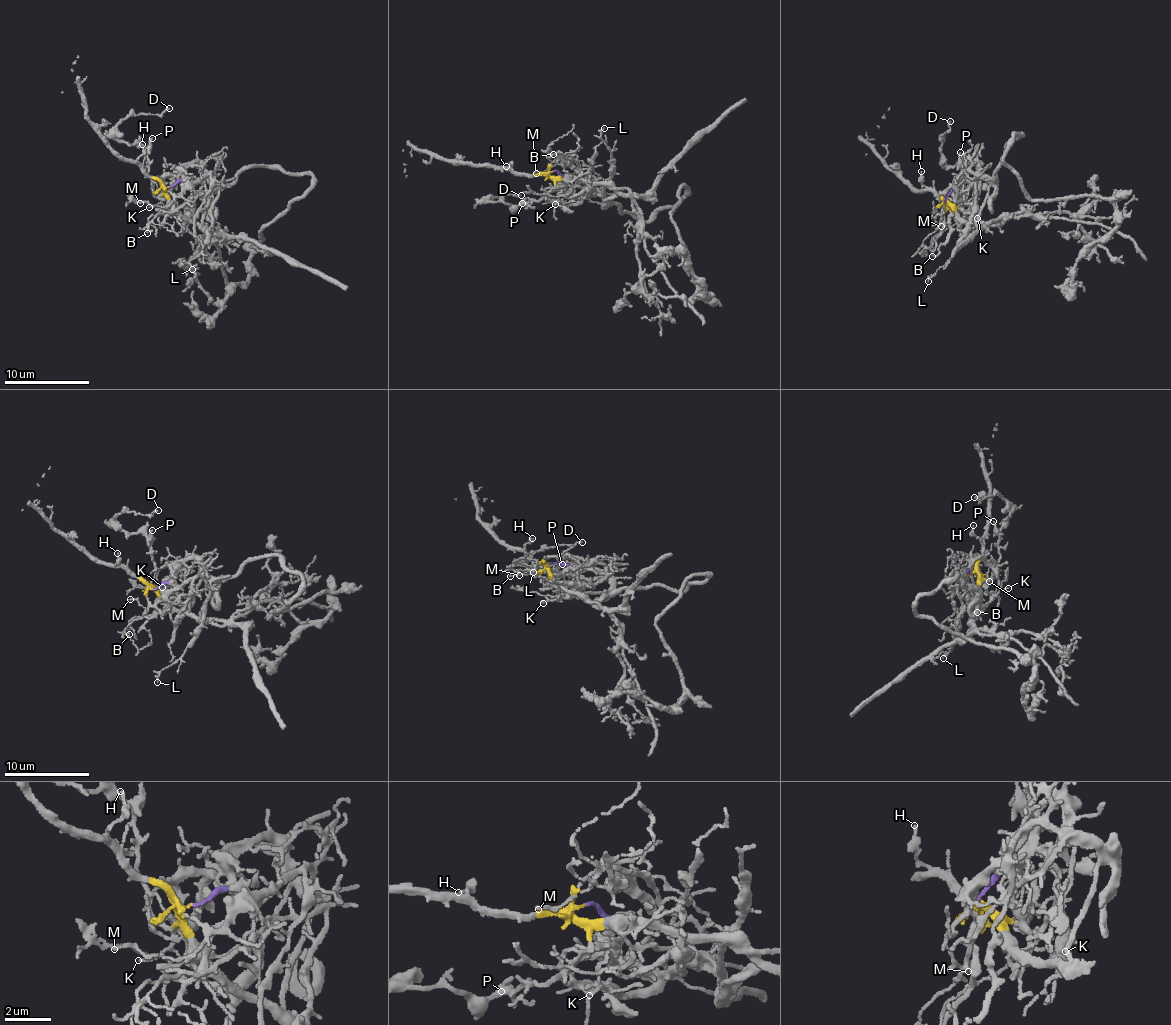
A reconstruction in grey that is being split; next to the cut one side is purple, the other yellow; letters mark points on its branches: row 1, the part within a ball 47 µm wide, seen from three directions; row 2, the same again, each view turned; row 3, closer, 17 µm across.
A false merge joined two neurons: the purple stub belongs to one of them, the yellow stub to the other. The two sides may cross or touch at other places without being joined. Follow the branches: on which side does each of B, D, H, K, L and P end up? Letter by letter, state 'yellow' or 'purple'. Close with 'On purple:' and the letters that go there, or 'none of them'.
B: purple
D: yellow
H: yellow
K: purple
L: purple
P: yellow
On purple: B, K, L

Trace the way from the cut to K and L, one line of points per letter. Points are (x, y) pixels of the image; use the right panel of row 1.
K: (943, 201), (958, 187), (964, 203), (972, 198), (976, 203), (976, 219)
L: (943, 201), (955, 188), (953, 192), (976, 187), (976, 213), (970, 219), (970, 230), (928, 282)

